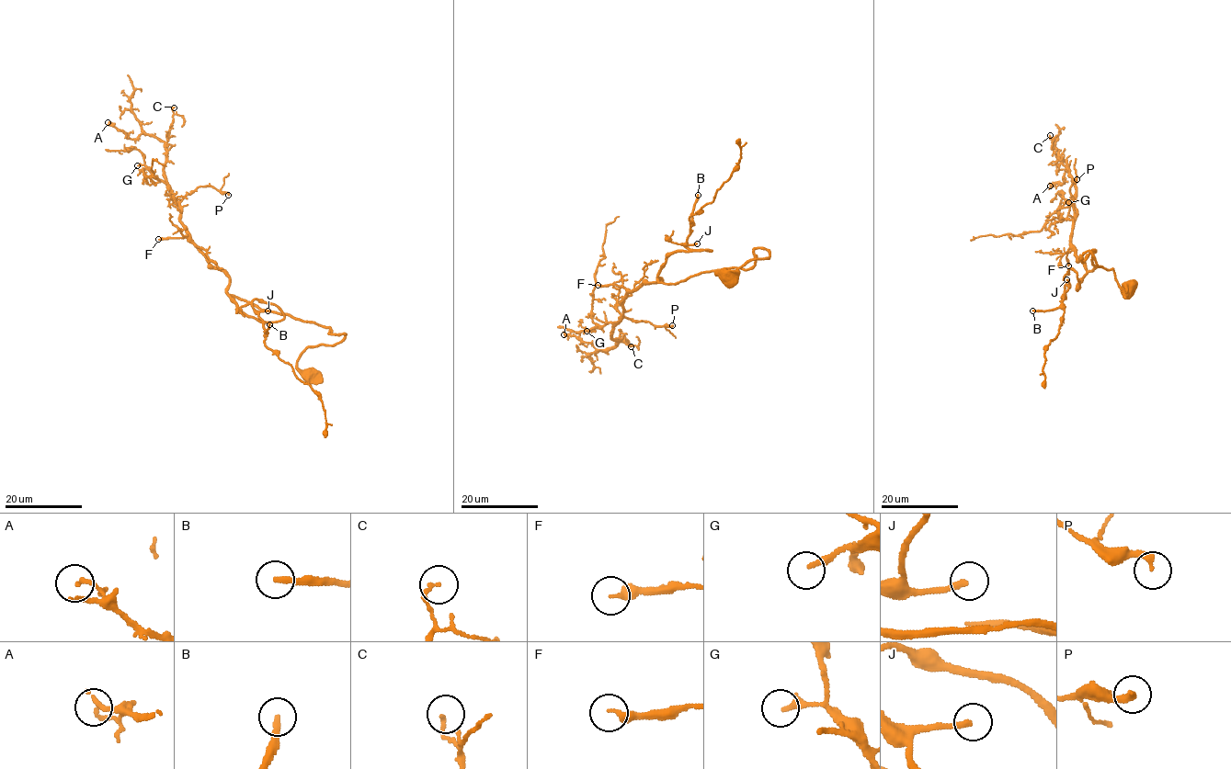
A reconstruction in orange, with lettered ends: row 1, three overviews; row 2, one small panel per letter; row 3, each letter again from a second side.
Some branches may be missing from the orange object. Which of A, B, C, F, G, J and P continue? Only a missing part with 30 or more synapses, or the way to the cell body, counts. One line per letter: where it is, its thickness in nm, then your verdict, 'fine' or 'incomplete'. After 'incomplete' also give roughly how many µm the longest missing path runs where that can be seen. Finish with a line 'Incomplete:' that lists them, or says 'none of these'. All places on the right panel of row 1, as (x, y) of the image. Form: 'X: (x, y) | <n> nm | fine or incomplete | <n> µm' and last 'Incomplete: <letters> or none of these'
A: (1050, 186) | 130 nm | fine
B: (1032, 310) | 220 nm | incomplete | 35 µm
C: (1050, 135) | 140 nm | fine
F: (1068, 265) | 260 nm | fine
G: (1068, 202) | 280 nm | fine
J: (1066, 279) | 200 nm | incomplete | 120 µm
P: (1077, 179) | 280 nm | fine
Incomplete: B, J

